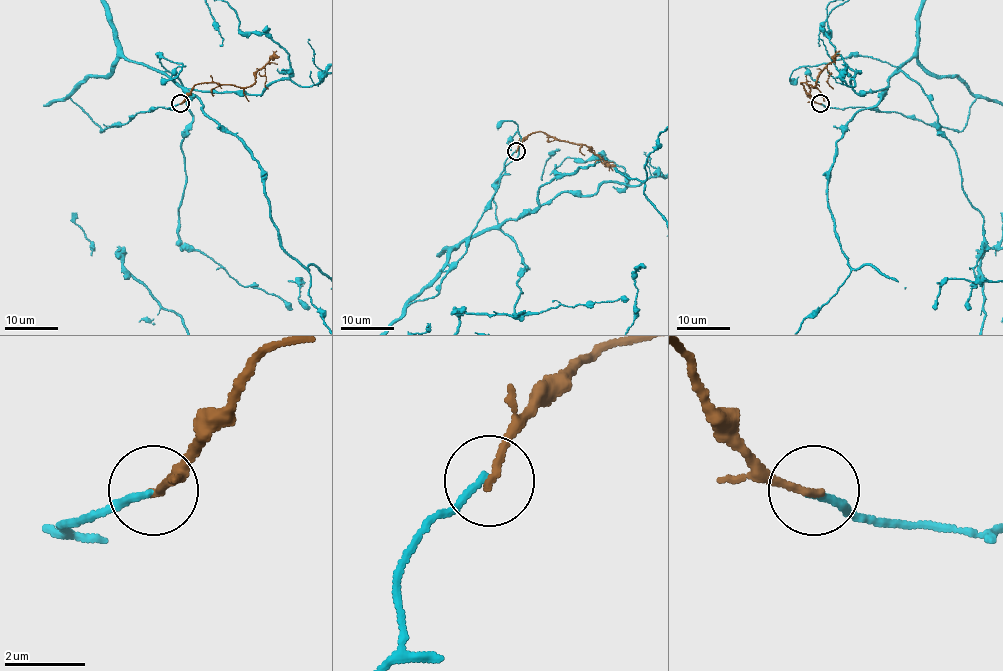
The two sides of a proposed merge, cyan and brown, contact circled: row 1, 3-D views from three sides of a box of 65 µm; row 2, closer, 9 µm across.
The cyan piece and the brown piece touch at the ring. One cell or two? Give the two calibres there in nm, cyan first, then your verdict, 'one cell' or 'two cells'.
calibres 160 and 190 nm; two cells

